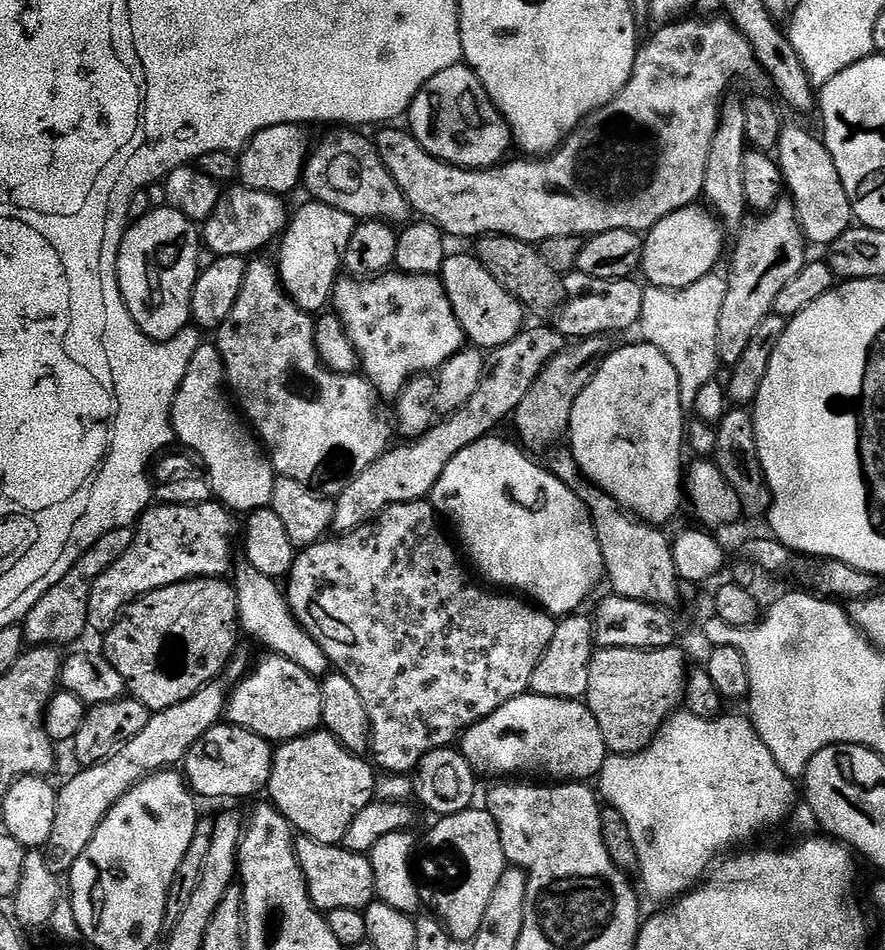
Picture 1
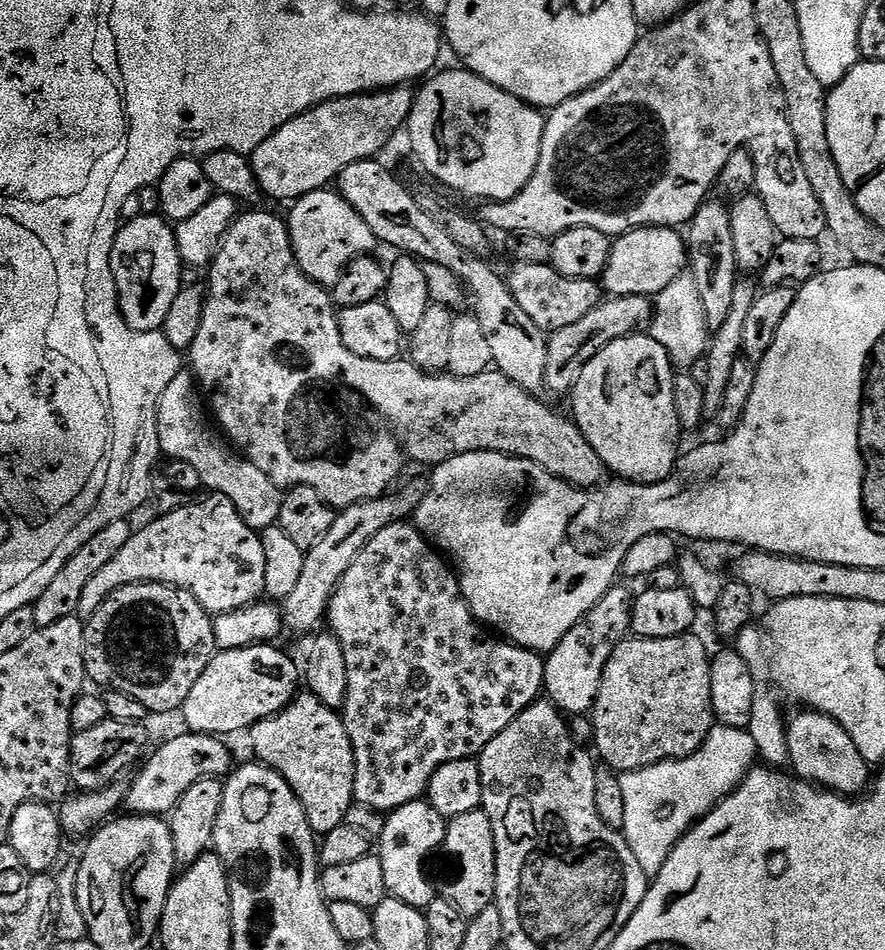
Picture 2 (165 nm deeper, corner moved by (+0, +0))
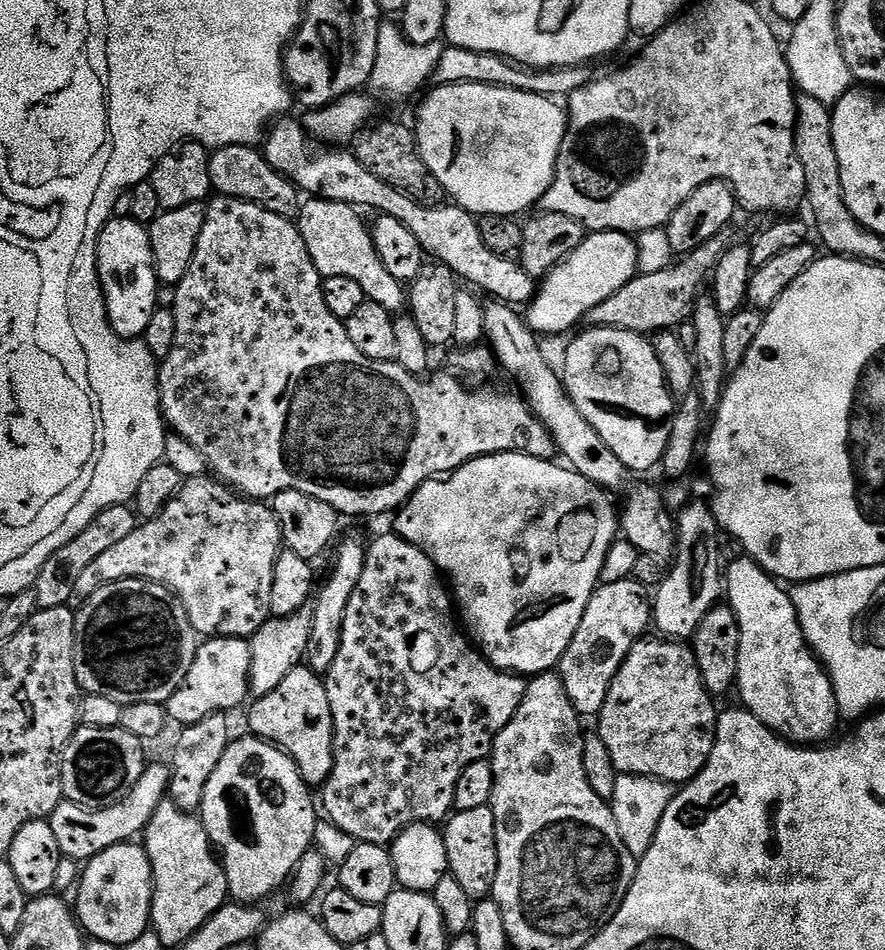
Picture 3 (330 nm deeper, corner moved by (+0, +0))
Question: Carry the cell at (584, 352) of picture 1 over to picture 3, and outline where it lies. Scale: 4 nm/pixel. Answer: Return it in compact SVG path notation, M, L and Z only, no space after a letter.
M719 239L708 240L701 248L695 248L668 267L657 267L638 274L626 287L618 290L618 294L610 294L606 302L588 313L587 323L597 328L621 328L641 334L679 329L681 324L691 321L697 302L709 287L716 268L720 265L720 243Z

